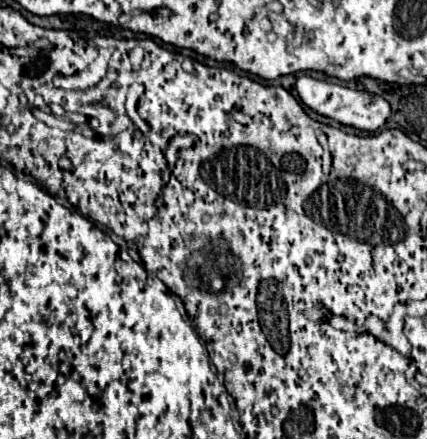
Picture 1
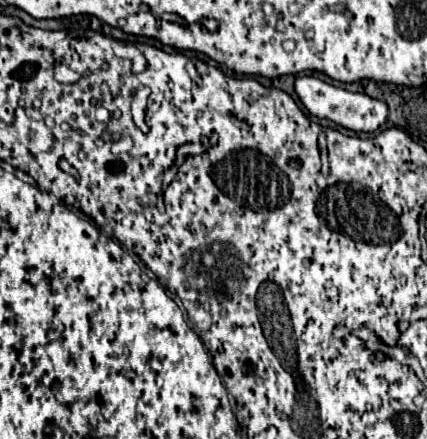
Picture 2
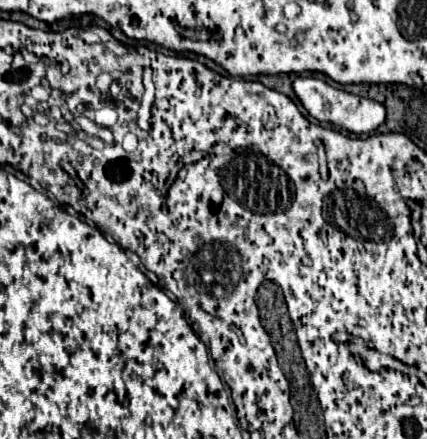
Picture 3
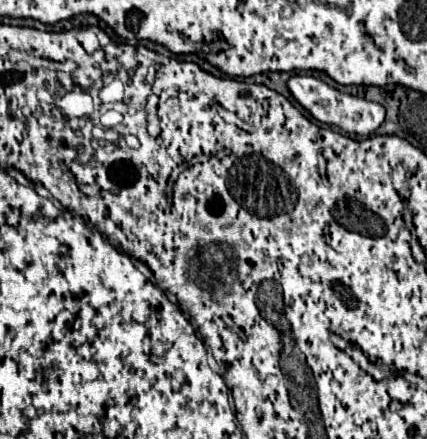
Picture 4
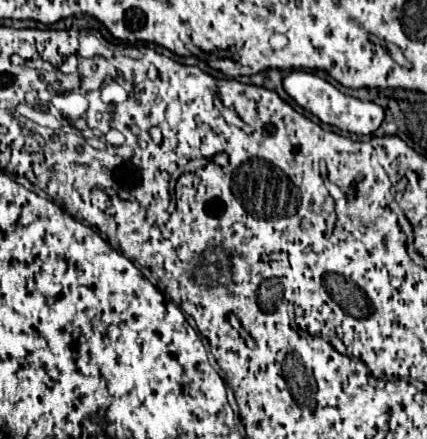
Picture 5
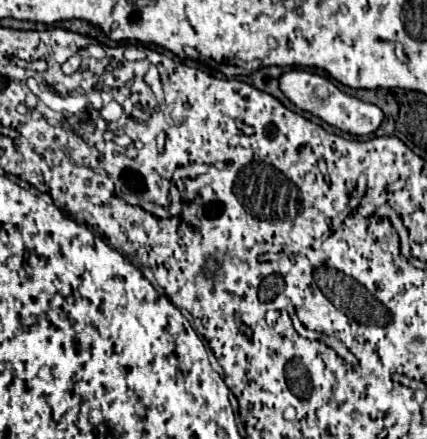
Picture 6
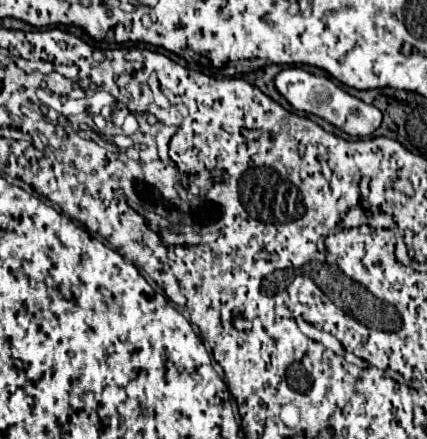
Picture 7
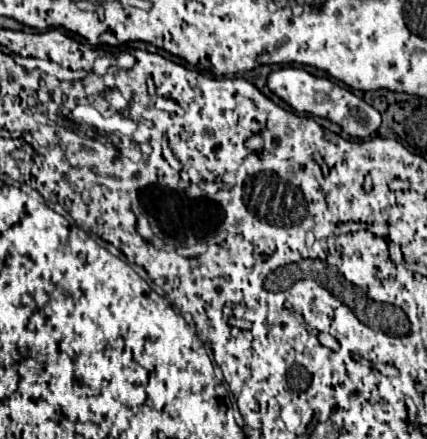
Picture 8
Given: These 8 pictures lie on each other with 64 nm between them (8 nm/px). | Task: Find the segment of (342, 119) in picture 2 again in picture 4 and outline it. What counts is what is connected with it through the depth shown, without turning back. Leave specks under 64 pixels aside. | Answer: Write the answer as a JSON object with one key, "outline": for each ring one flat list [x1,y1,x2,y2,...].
{"outline":[[294,74,294,76,290,76,286,86,292,92,292,96,296,98,296,102,304,110,308,110,318,122,324,122,324,124,330,124,330,126,338,126,340,130,344,130,348,134,370,136,384,122,384,108,380,104,368,102,364,98,356,98,356,96,344,94,344,92,338,92,336,88,328,86,326,82,322,82,320,78,306,76,306,74]]}

